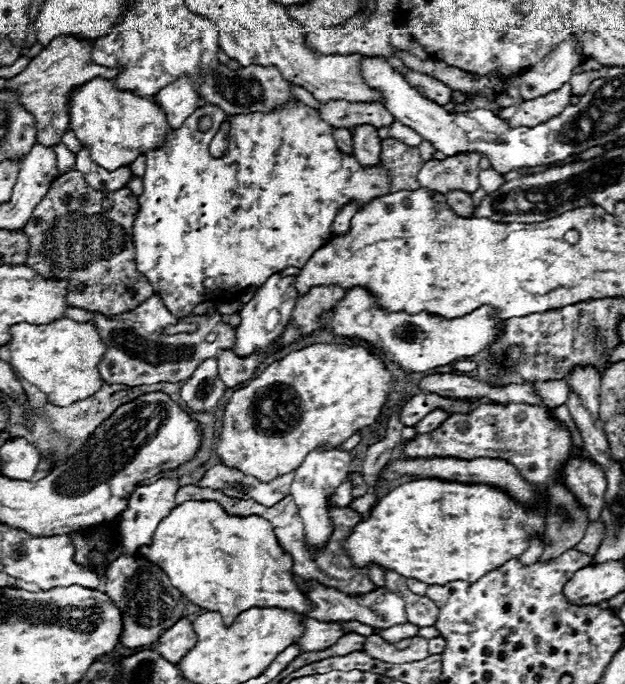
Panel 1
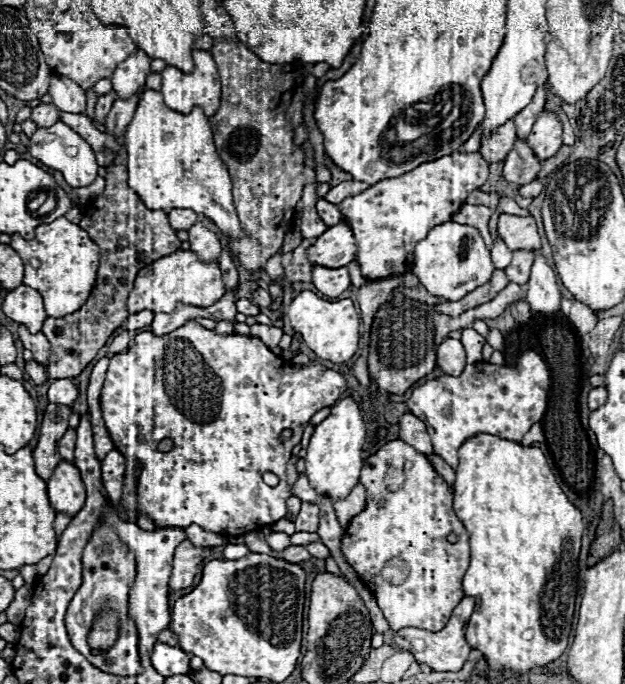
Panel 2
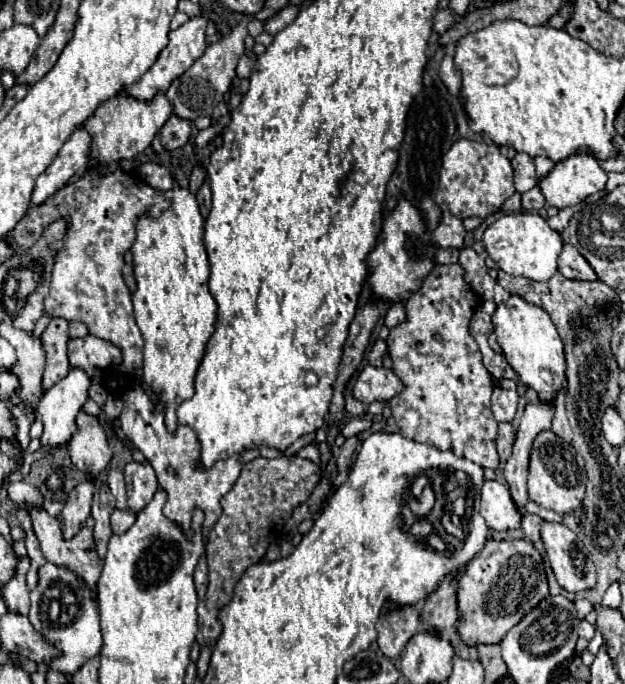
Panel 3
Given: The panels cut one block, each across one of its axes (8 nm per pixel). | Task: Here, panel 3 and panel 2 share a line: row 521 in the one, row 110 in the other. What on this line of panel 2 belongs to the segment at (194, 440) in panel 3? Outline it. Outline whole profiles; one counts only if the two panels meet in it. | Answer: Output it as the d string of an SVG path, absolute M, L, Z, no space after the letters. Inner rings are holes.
M194 50L192 52L194 58L194 70L192 74L182 74L178 68L164 68L162 72L162 96L164 96L164 104L180 114L188 114L194 106L202 106L206 116L214 116L218 106L220 106L220 76L216 70L216 62L212 60L210 52L204 50Z

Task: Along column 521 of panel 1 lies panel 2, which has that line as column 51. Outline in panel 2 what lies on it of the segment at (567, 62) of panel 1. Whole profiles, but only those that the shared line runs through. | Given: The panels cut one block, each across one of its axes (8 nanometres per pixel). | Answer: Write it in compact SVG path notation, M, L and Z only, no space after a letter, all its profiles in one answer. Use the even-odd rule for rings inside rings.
M52 76L50 96L52 96L52 104L62 112L82 114L86 110L84 90L76 82L72 82L72 80L64 78L64 76Z

